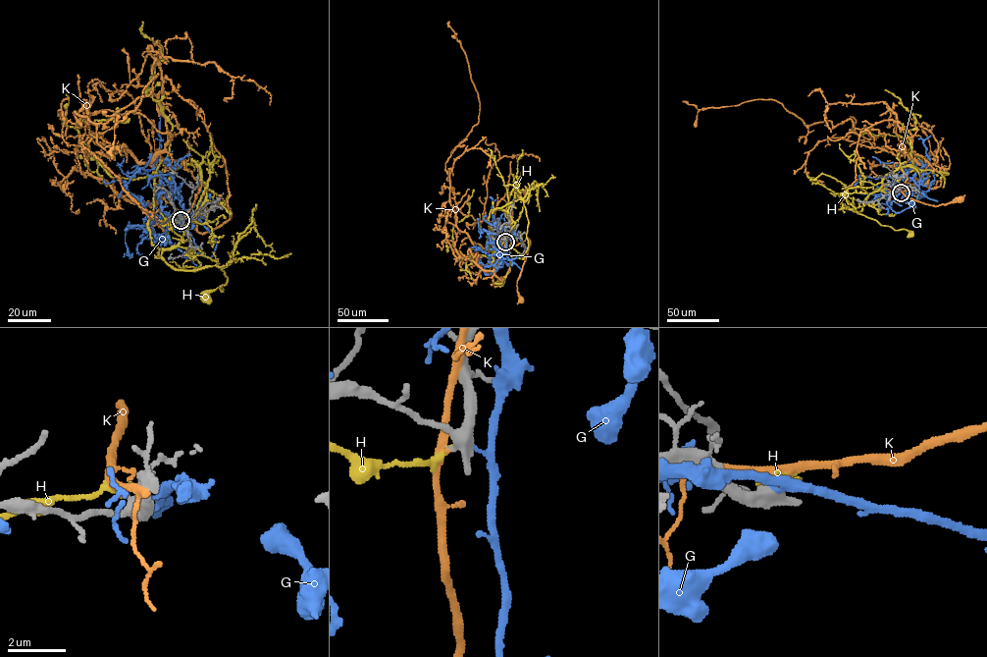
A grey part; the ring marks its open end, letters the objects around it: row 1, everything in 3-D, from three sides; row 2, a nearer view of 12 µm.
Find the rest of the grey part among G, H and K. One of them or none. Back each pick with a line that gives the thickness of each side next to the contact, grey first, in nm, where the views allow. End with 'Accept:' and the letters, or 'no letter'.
Accept: no letter

